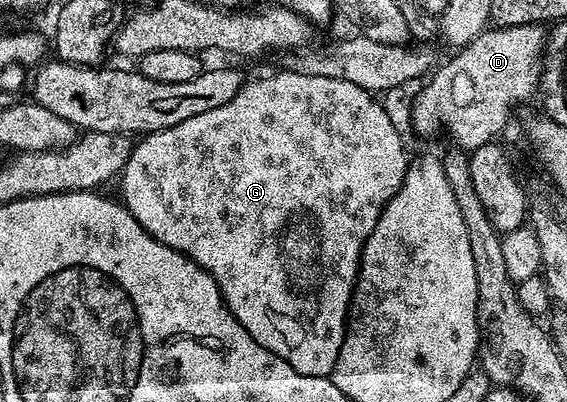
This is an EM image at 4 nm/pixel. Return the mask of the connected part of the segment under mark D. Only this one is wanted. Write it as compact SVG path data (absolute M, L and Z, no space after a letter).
M540 24L485 29L464 48L454 53L449 62L441 67L438 65L428 77L429 82L418 92L411 108L411 124L414 130L421 136L431 136L443 124L451 124L451 136L460 151L470 152L479 146L492 143L506 126L513 108L538 93L546 39L546 27Z

